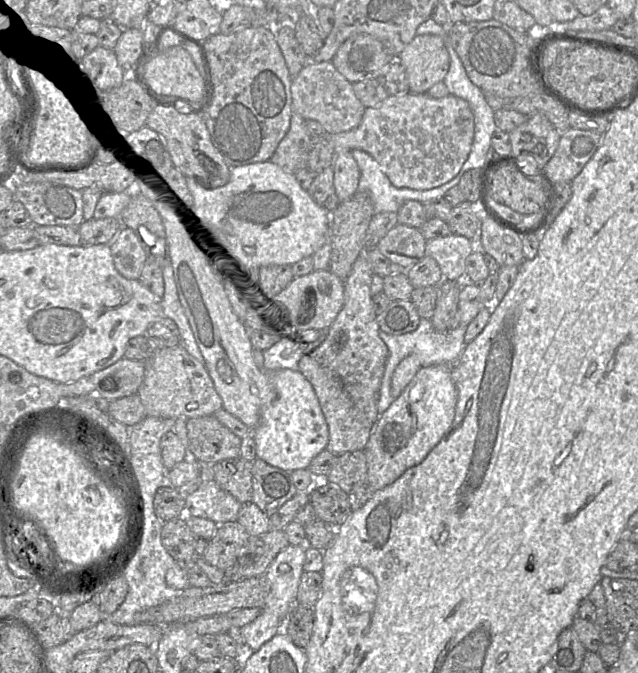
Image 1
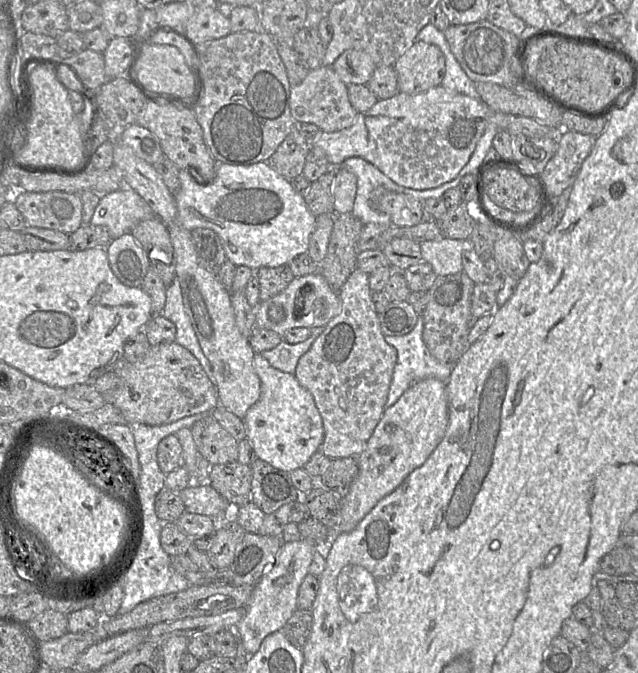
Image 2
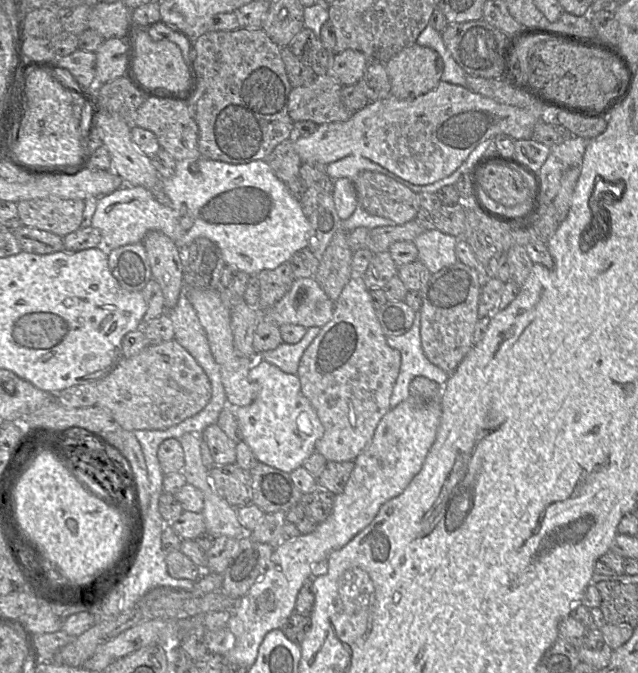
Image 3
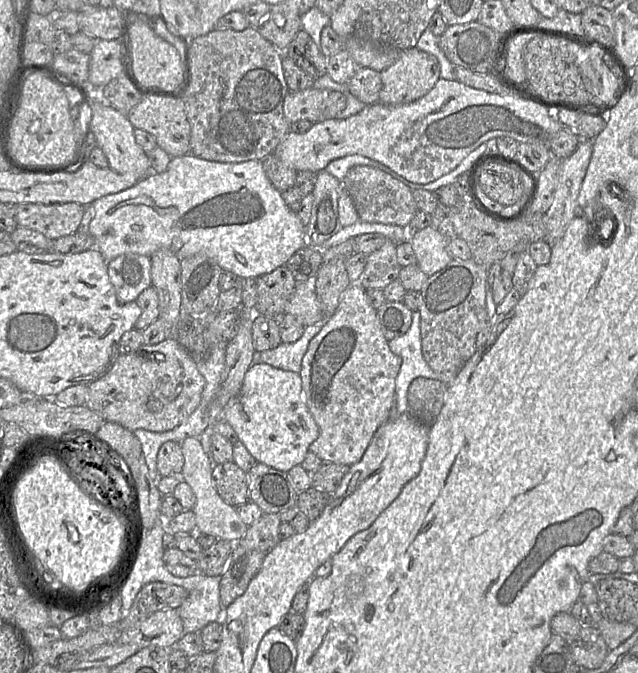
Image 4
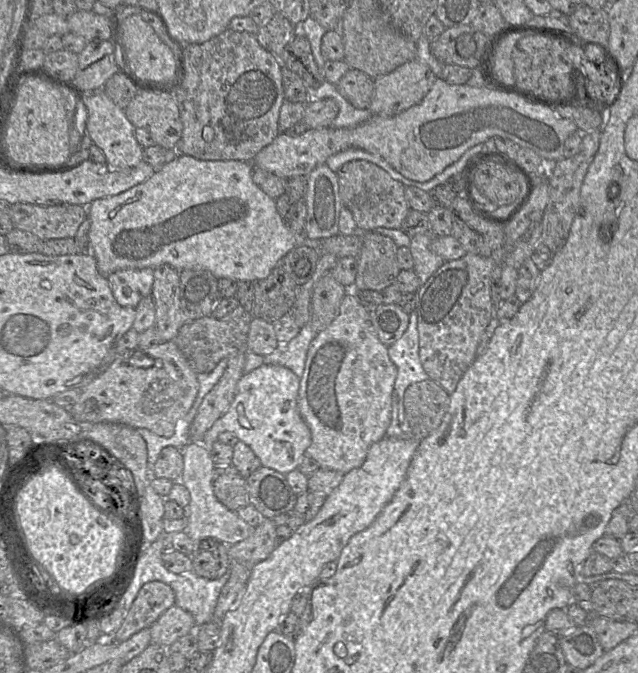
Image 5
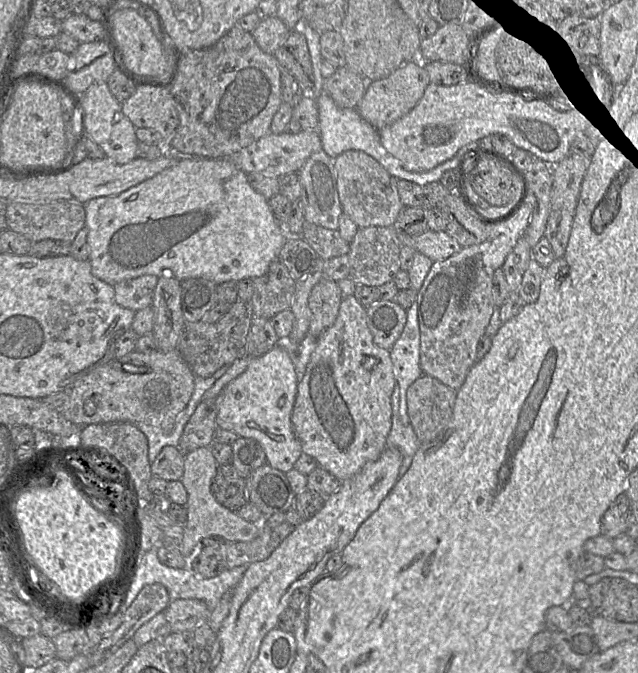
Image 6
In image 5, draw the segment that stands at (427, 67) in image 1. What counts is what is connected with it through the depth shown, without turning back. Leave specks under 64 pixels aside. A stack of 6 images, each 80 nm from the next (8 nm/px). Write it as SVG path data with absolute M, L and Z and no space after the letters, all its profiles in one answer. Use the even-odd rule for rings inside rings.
M417 59L374 79L374 92L368 110L389 117L422 101L437 77Z

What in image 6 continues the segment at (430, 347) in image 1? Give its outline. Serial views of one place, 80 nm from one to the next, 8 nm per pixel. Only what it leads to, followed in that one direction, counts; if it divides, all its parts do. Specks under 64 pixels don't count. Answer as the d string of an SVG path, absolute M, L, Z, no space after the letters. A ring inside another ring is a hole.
M417 300L407 310L404 330L389 350L394 377L399 386L399 417L404 425L409 425L406 392L409 386L422 377L420 367L420 330L418 324Z

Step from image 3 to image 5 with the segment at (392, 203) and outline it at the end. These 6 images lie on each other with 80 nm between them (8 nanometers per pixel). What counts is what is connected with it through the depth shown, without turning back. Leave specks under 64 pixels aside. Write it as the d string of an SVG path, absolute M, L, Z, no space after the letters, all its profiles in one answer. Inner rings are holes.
M366 160L345 163L337 172L341 200L353 214L361 230L377 227L400 229L410 208L405 198L405 186L385 170Z

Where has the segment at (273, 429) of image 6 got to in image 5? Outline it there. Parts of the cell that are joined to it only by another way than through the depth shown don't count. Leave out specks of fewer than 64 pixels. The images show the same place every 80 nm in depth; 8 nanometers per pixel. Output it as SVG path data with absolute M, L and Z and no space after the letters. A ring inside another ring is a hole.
M263 364L245 373L237 383L230 407L205 433L202 444L210 452L218 435L229 431L251 448L262 466L284 475L298 469L312 442L310 429L301 417L297 404L300 380L292 370L279 365Z

